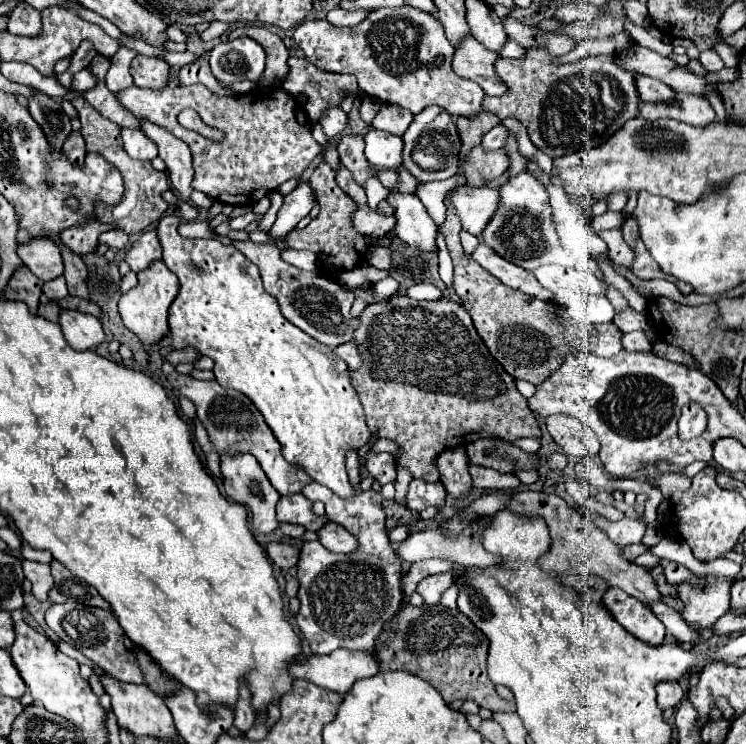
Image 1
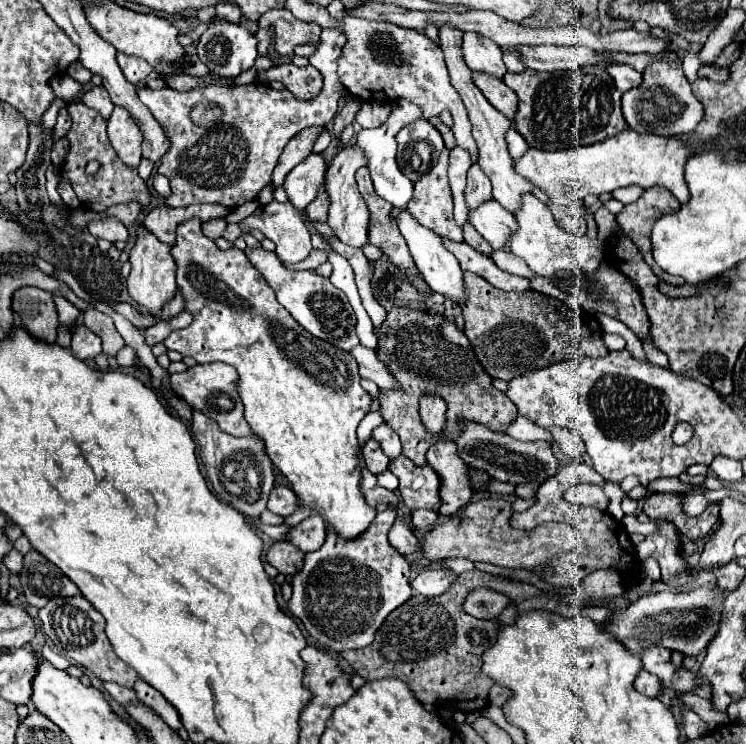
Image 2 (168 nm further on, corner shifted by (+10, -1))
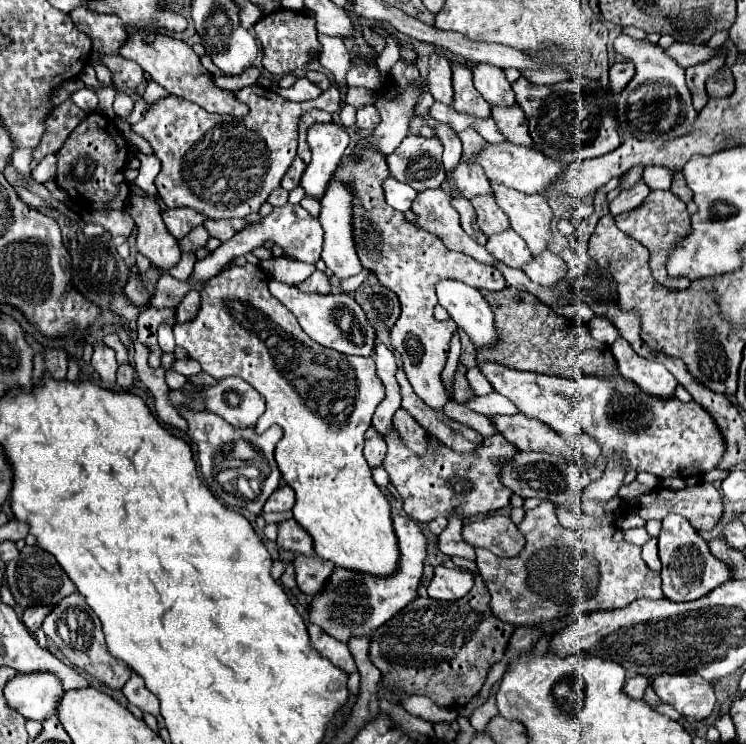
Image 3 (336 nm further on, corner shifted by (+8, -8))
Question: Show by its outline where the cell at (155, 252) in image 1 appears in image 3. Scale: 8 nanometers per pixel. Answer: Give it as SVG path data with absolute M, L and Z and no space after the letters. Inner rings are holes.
M174 208L174 210L164 210L162 212L162 220L168 228L168 232L176 238L182 240L186 238L196 226L202 226L206 222L206 216L190 210L190 208Z

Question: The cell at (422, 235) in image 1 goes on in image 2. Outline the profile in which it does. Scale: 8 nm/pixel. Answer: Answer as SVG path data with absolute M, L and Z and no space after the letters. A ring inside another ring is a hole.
M402 209L402 213L398 215L398 227L408 243L408 249L414 257L414 263L418 267L418 271L424 275L426 283L440 295L452 299L454 305L460 305L464 299L464 277L462 277L462 269L456 263L456 257L442 245L440 237L434 231L428 231L426 227L422 227L420 223L416 223L416 219L412 219L412 215L408 215L406 209Z

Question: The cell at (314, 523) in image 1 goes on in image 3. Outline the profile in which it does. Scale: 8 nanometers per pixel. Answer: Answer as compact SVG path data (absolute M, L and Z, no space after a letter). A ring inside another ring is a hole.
M280 486L264 504L264 512L288 512L294 506L294 490L290 486Z

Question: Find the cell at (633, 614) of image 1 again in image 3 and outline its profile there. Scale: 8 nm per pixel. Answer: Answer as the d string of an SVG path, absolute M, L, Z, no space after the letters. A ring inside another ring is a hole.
M658 674L652 678L652 688L688 722L708 718L716 704L712 682L698 674Z

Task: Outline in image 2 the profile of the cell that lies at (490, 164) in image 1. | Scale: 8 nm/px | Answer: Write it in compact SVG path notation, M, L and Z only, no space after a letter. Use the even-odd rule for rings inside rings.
M480 165L470 167L470 171L468 171L468 187L466 187L464 195L466 195L466 203L468 203L470 211L480 207L480 203L486 203L486 201L492 199L490 179L484 175Z

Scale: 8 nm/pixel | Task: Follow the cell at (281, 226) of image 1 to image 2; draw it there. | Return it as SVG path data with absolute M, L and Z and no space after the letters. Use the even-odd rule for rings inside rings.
M310 153L302 163L298 163L286 177L284 189L288 191L288 199L300 211L304 211L318 195L320 187L324 185L328 163L322 155Z

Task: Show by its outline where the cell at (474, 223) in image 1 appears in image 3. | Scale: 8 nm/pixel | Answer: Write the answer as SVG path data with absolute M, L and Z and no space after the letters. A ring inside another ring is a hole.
M512 228L488 236L486 248L498 260L502 260L504 264L512 268L522 268L532 258L532 252L528 250L526 242L522 242L522 238L518 238L518 234Z

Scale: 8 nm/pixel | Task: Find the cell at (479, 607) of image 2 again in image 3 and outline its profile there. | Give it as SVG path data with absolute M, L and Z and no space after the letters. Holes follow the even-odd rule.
M544 500L534 510L528 510L524 520L520 522L524 528L526 548L516 558L500 558L495 554L476 548L476 563L479 574L492 594L490 610L502 622L524 626L538 624L552 618L564 618L570 614L584 614L596 610L624 608L638 598L664 598L660 588L660 574L652 572L640 556L640 546L628 544L624 534L614 524L602 524L590 530L568 530L560 526L554 510L554 502Z

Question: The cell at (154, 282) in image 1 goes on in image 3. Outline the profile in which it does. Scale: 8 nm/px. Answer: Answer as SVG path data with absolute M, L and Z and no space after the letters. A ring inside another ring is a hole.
M130 196L126 202L126 210L138 226L136 250L150 260L152 268L164 272L174 268L180 262L178 240L166 230L160 218L160 208L156 204L156 198Z

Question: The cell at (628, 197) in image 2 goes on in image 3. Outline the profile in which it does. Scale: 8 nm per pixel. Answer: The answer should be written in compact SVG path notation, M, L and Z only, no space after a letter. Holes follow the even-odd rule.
M648 166L644 168L644 182L650 190L668 190L672 182L670 170L662 170L660 166Z

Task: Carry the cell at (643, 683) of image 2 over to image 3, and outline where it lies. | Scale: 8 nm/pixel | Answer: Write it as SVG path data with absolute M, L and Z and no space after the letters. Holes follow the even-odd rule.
M632 676L624 684L624 692L630 698L644 698L644 692L648 686L650 686L650 680L646 676Z

